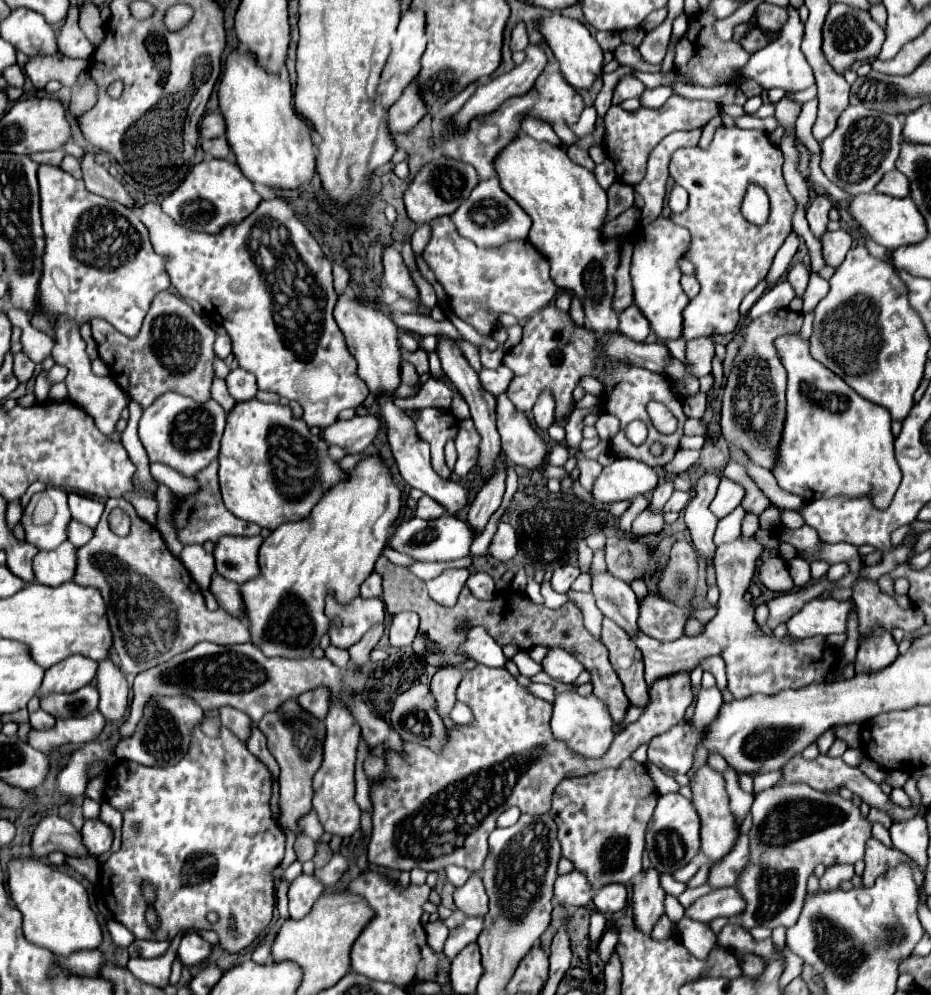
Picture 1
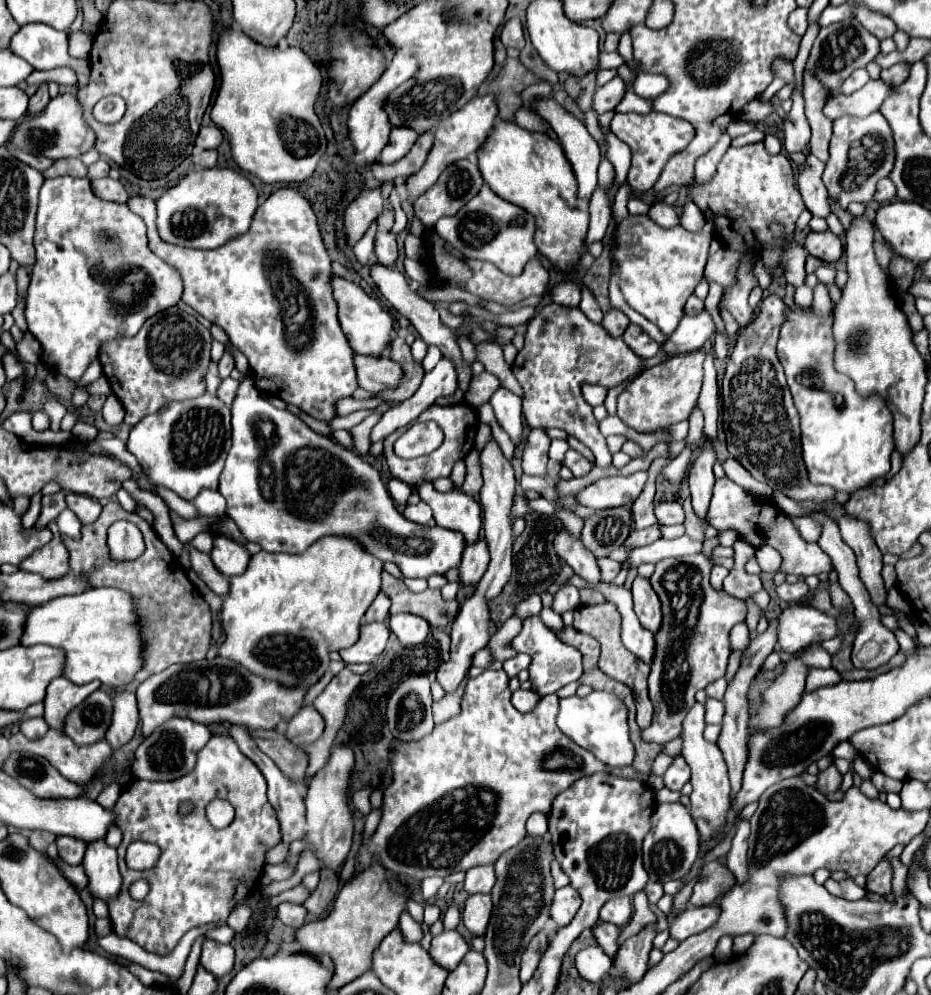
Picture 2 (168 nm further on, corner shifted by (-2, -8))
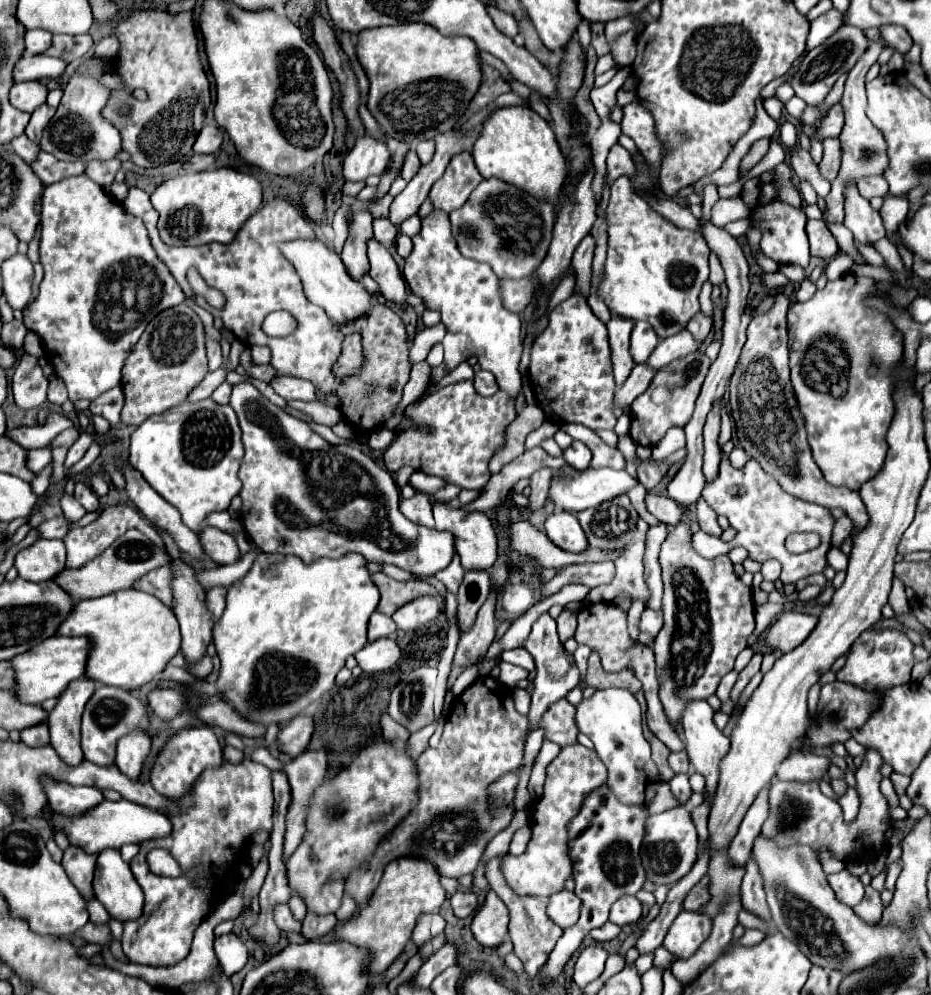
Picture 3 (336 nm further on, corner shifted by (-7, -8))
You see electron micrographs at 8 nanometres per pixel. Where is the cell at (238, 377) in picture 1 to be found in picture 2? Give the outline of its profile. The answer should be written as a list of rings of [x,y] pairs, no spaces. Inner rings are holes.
[[[226,378],[226,380],[220,382],[216,396],[218,396],[226,406],[230,406],[232,400],[234,400],[234,396],[236,396],[238,386],[240,386],[240,382],[236,382],[236,380],[232,380],[232,378]]]

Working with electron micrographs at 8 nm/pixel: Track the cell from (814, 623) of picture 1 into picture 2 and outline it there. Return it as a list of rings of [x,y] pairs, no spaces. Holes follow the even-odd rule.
[[[792,604],[778,616],[778,644],[794,654],[812,642],[824,642],[838,634],[836,620],[812,606]]]

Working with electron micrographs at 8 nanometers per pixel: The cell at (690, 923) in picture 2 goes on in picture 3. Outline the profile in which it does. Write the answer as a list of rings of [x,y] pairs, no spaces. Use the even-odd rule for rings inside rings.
[[[683,910],[665,936],[665,948],[677,958],[689,958],[709,938],[713,920],[703,912]]]

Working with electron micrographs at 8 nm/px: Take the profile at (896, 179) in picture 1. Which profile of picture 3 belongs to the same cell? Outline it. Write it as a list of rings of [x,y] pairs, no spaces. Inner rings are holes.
[[[883,176],[863,178],[863,180],[859,180],[857,188],[859,188],[859,194],[861,194],[863,198],[867,198],[867,200],[877,198],[877,196],[879,196],[879,198],[885,198],[885,196],[889,194],[889,184],[887,184],[887,180],[885,180]]]

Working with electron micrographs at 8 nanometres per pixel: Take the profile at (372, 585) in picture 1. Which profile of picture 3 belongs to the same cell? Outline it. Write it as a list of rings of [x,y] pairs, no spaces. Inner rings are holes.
[[[373,612],[369,618],[369,640],[377,640],[383,636],[391,636],[397,630],[393,618],[383,612]]]

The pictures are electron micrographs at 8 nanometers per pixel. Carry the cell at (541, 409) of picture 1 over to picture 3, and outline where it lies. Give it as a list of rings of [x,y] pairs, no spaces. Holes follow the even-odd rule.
[[[541,468],[531,476],[531,510],[537,510],[543,506],[547,494],[549,494],[549,486],[551,486],[551,478],[553,472],[549,468]]]

